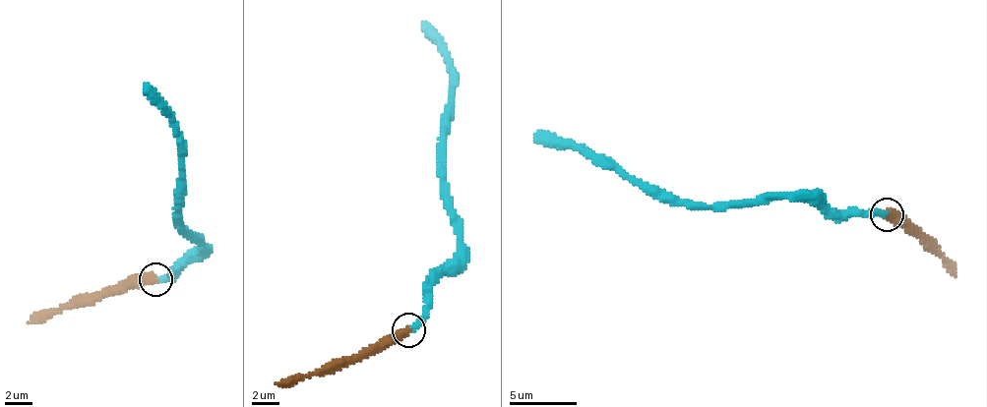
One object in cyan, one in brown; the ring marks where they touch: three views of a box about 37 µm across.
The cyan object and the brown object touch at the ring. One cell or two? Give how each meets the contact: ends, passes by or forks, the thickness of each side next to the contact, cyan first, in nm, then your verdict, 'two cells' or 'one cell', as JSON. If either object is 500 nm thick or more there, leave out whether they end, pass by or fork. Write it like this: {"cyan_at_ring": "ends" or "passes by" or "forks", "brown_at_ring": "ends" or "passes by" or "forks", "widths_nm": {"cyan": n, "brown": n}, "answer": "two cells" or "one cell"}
{"cyan_at_ring": "ends", "brown_at_ring": "ends", "widths_nm": {"cyan": 280, "brown": 440}, "answer": "one cell"}

